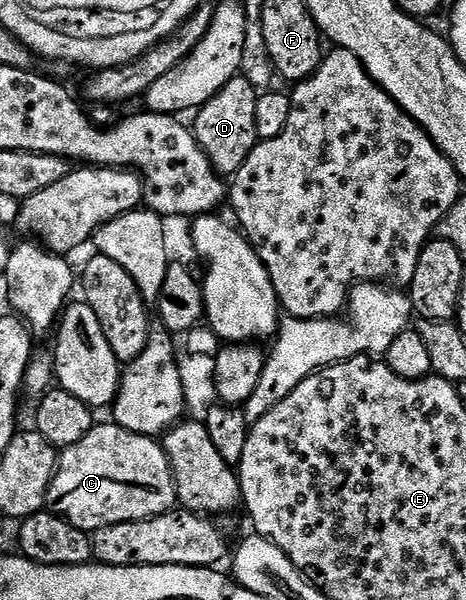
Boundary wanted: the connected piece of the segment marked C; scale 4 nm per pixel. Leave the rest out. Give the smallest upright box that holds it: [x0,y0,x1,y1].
[46,422,176,534]

